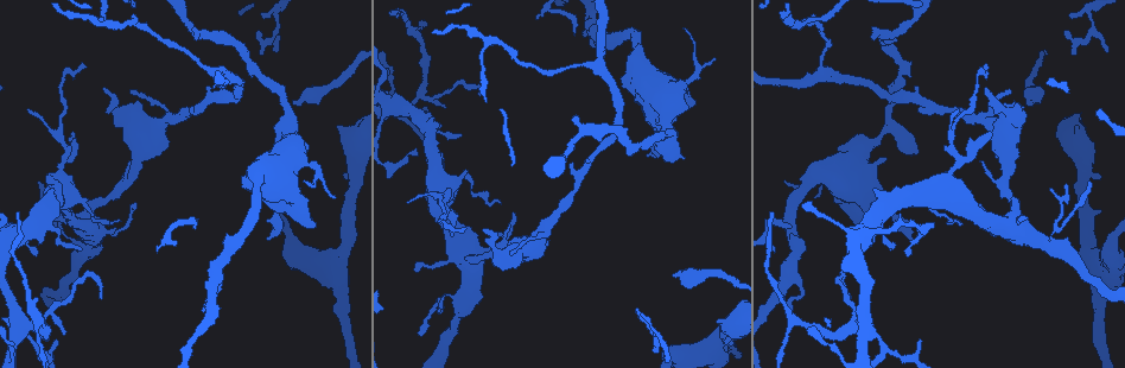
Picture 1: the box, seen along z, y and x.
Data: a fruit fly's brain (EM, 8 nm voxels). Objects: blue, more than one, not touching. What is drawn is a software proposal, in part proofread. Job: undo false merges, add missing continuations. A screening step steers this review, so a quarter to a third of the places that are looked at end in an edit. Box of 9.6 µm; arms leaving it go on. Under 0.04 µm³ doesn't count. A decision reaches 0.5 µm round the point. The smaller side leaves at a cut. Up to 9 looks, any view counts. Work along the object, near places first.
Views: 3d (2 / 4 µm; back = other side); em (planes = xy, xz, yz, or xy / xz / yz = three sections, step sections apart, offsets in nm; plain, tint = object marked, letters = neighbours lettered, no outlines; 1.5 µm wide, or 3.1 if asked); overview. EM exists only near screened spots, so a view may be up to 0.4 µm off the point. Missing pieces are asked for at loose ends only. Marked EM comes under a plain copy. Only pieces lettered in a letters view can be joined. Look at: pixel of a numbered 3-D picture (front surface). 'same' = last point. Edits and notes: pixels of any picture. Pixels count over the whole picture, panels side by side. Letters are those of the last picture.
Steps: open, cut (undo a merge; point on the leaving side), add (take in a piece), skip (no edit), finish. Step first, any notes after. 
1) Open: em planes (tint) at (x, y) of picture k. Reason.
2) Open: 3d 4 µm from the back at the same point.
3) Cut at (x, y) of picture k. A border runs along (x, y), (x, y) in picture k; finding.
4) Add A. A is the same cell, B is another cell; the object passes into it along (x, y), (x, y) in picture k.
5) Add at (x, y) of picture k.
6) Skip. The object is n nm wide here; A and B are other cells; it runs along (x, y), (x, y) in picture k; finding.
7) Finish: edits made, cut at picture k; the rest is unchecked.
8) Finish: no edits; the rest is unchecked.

Open: 3d 4 µm from the back at (73, 134) of picture 1. Branch stops here.

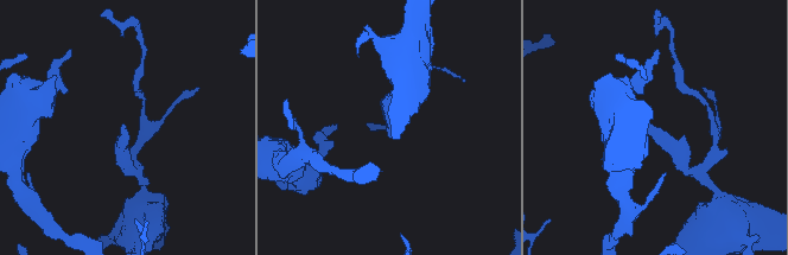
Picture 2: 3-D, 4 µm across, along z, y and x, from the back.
Open: em xy step 8 (tint) at (389, 137) of picture 2.

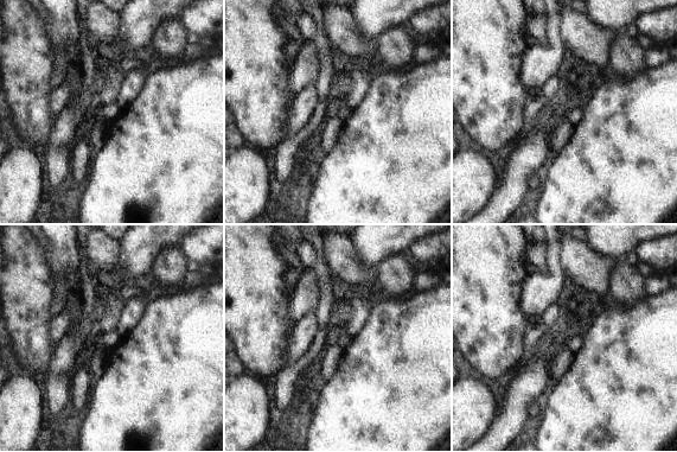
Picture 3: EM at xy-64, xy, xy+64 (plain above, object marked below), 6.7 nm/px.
Open: em planes (letters) at the same point. Another direction.

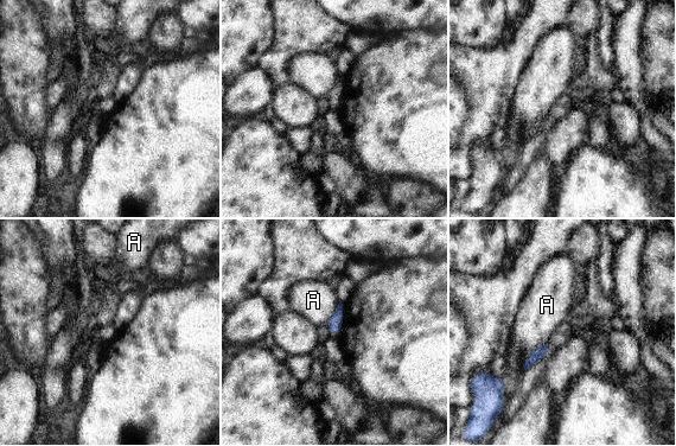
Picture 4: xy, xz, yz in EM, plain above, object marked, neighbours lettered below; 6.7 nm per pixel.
Skip. A is another cell; a border runs along (548, 341), (521, 364), (523, 371) in picture 4; none of them fits.

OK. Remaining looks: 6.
Open: em planes (letters) at (413, 269) of picture 1. Tapers out.

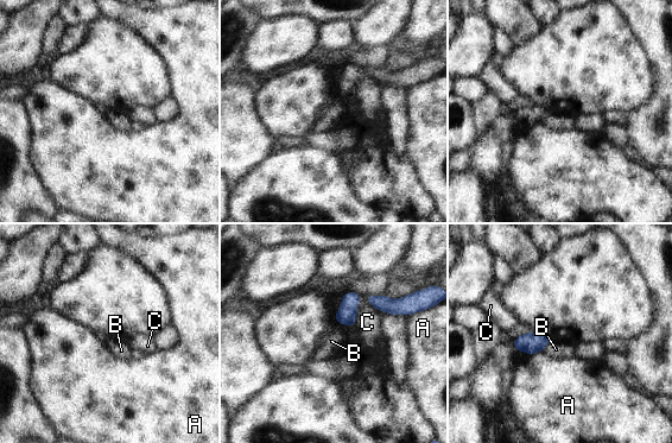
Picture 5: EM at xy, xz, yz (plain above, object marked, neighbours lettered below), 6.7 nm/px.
Skip. A, B and C are other cells; a border runs along (541, 350), (537, 350), (531, 355) in picture 5; none of them fits.

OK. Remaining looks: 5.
Open: em planes (tint) at (908, 254) of picture 1. An open end.

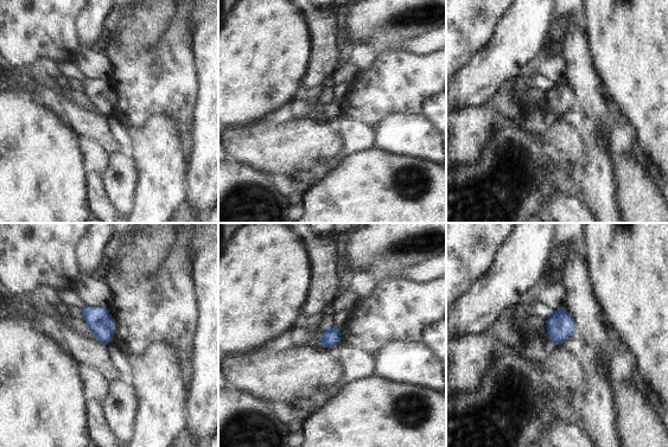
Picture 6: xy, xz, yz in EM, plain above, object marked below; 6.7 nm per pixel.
Open: em planes (letters) at the same point.

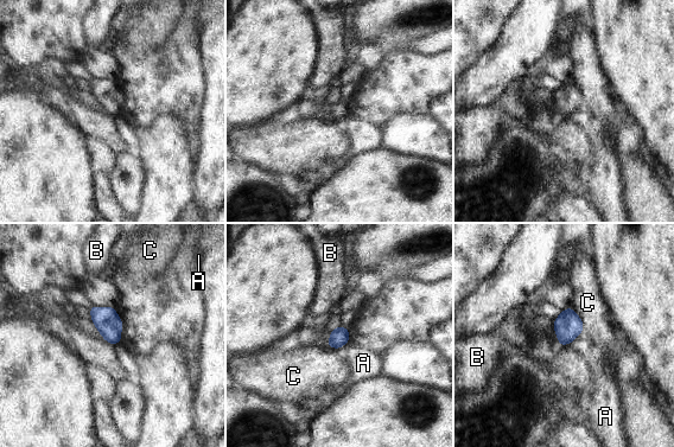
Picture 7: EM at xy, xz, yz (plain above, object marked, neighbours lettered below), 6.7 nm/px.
Skip. The object is 130 nm wide here; A, B and C are other cells; a border runs along (349, 340), (338, 347), (328, 346) in picture 7; none of them fits.

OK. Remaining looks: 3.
Open: 3d 2 µm at (396, 14) of picture 1.

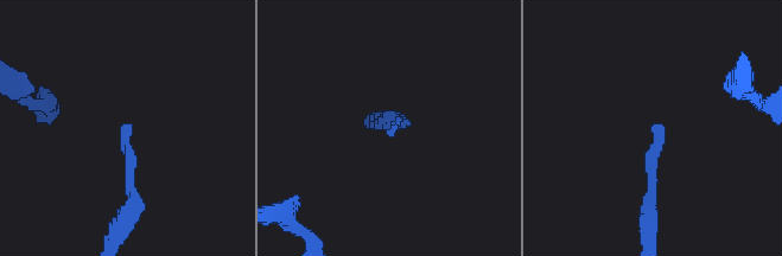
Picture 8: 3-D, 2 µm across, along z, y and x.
Open: em planes (letters) at (386, 131) of picture 8.

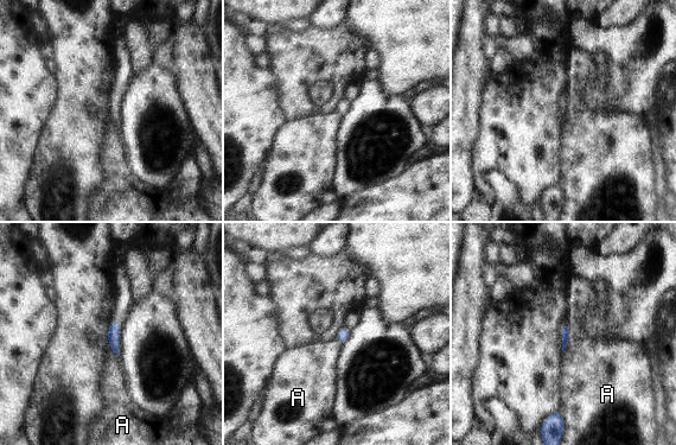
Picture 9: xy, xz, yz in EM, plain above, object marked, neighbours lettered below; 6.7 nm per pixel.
Skip. A is another cell; a border runs along (568, 323), (569, 342), (563, 354) in picture 9; no lettered piece goes on from it.

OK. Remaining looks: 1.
Finish: no edits; the rest is unchecked.

